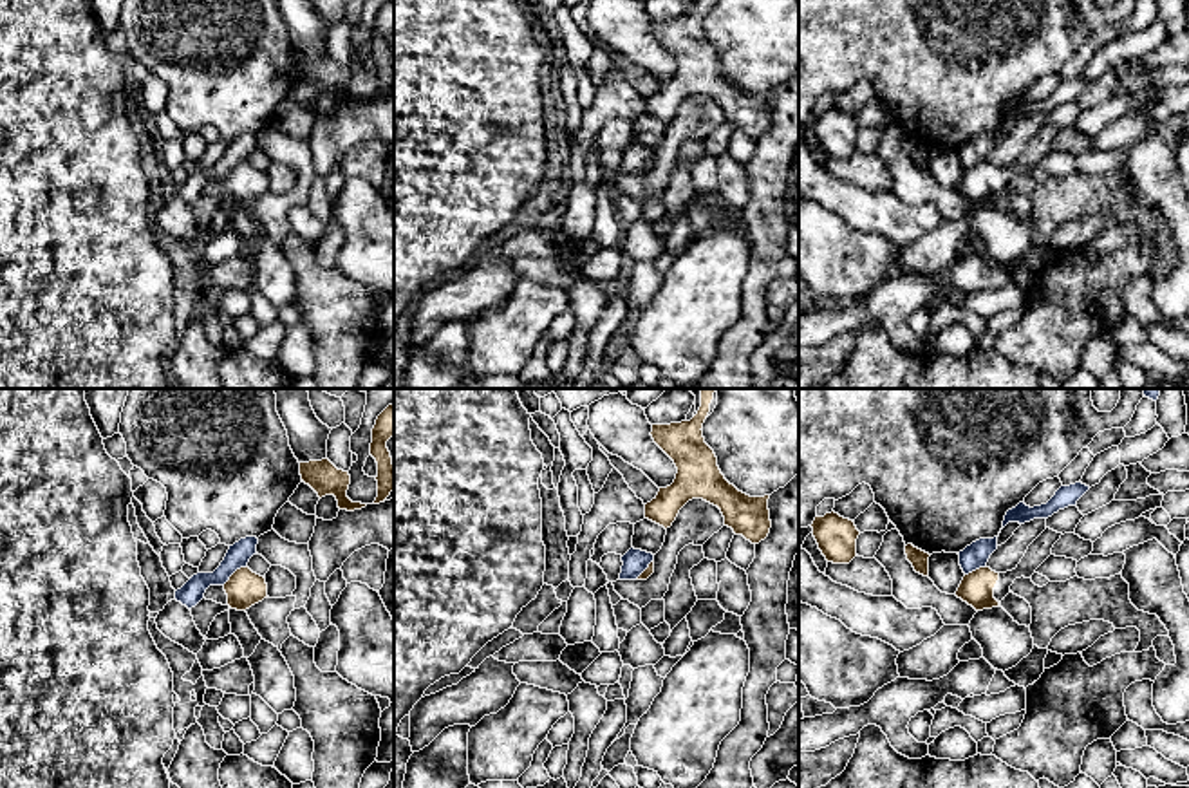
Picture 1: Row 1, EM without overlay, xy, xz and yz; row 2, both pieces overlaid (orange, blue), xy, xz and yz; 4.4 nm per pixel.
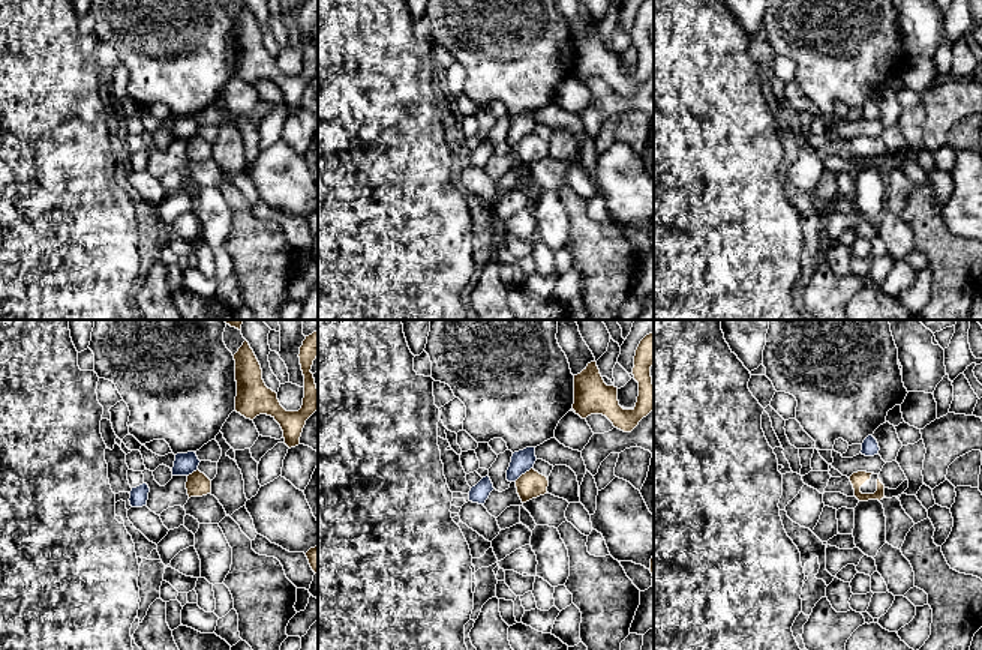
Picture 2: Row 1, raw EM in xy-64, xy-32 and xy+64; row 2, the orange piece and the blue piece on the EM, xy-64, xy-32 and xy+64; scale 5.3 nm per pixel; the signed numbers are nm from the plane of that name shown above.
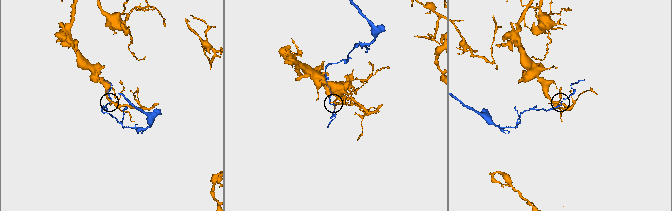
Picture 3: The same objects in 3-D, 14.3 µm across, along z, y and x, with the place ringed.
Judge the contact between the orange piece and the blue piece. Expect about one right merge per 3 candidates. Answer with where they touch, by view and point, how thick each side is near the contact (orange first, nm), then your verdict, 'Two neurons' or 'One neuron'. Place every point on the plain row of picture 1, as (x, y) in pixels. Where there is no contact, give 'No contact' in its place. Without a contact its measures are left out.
Touches orange at xy (234, 168). Thickness 160 nm (orange) against 100 nm. Two neurons

